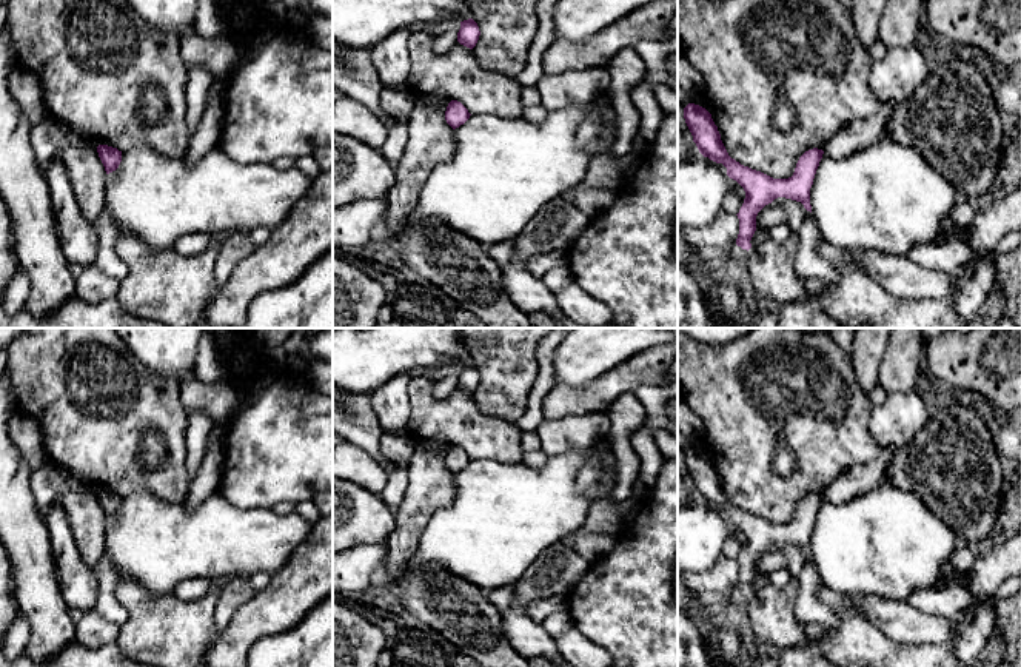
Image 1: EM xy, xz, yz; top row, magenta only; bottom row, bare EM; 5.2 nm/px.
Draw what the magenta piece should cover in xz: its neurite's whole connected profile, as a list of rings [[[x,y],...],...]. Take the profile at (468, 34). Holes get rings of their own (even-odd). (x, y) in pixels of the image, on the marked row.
[[[473,18],[460,22],[460,29],[457,32],[457,42],[470,49],[473,49],[479,40],[480,31]]]

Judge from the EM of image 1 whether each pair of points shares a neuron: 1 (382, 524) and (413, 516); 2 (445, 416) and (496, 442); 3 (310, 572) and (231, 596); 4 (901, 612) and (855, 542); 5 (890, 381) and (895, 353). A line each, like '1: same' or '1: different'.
1: different
2: same
3: different
4: different
5: same

